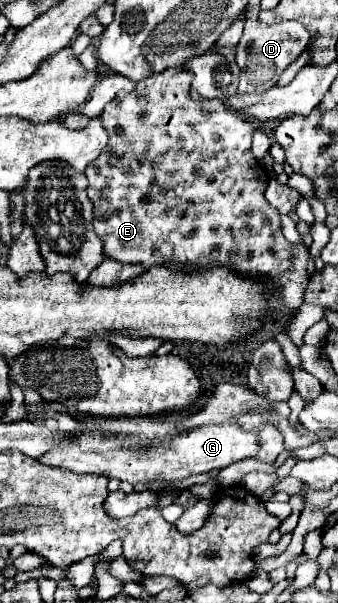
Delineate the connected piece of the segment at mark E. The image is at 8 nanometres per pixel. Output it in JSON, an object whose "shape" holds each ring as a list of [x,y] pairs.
{"shape":[[[170,68],[152,76],[146,76],[144,80],[140,80],[136,84],[136,90],[132,92],[120,92],[112,102],[106,104],[104,112],[100,114],[102,126],[108,132],[108,144],[104,146],[104,150],[100,152],[100,156],[96,160],[92,160],[86,168],[86,176],[90,180],[88,186],[88,198],[94,204],[94,230],[100,236],[100,240],[104,242],[104,254],[112,260],[118,262],[126,262],[126,264],[142,264],[146,270],[152,266],[176,266],[176,264],[190,264],[192,268],[212,268],[212,266],[228,266],[230,270],[238,272],[240,276],[252,280],[252,282],[268,282],[274,280],[274,290],[270,290],[274,296],[278,296],[286,308],[288,314],[294,314],[300,306],[302,306],[302,296],[304,290],[308,286],[308,272],[306,272],[306,264],[308,264],[308,248],[304,244],[290,244],[282,230],[280,230],[280,212],[268,204],[268,200],[264,198],[264,190],[268,186],[268,174],[264,172],[264,168],[260,164],[256,164],[256,160],[252,158],[250,152],[250,142],[252,142],[252,132],[254,126],[244,120],[242,114],[226,108],[222,102],[216,100],[194,100],[190,96],[190,78],[188,74],[184,74],[182,70]]]}

